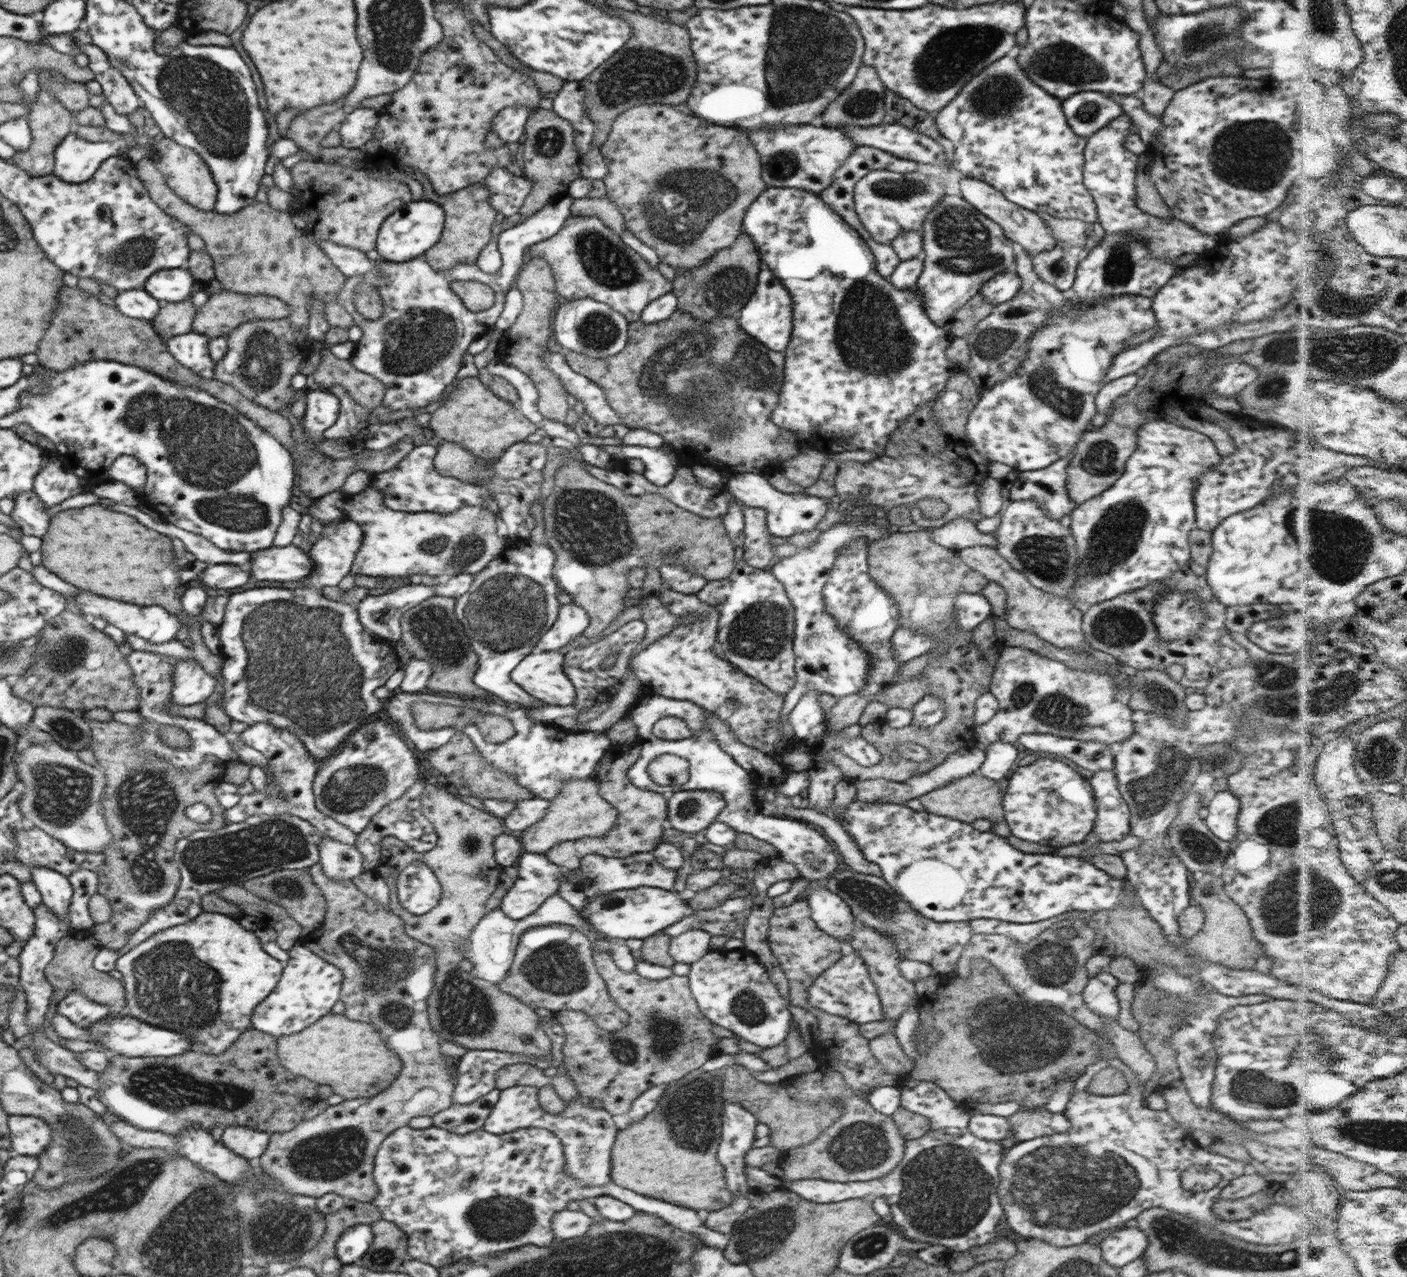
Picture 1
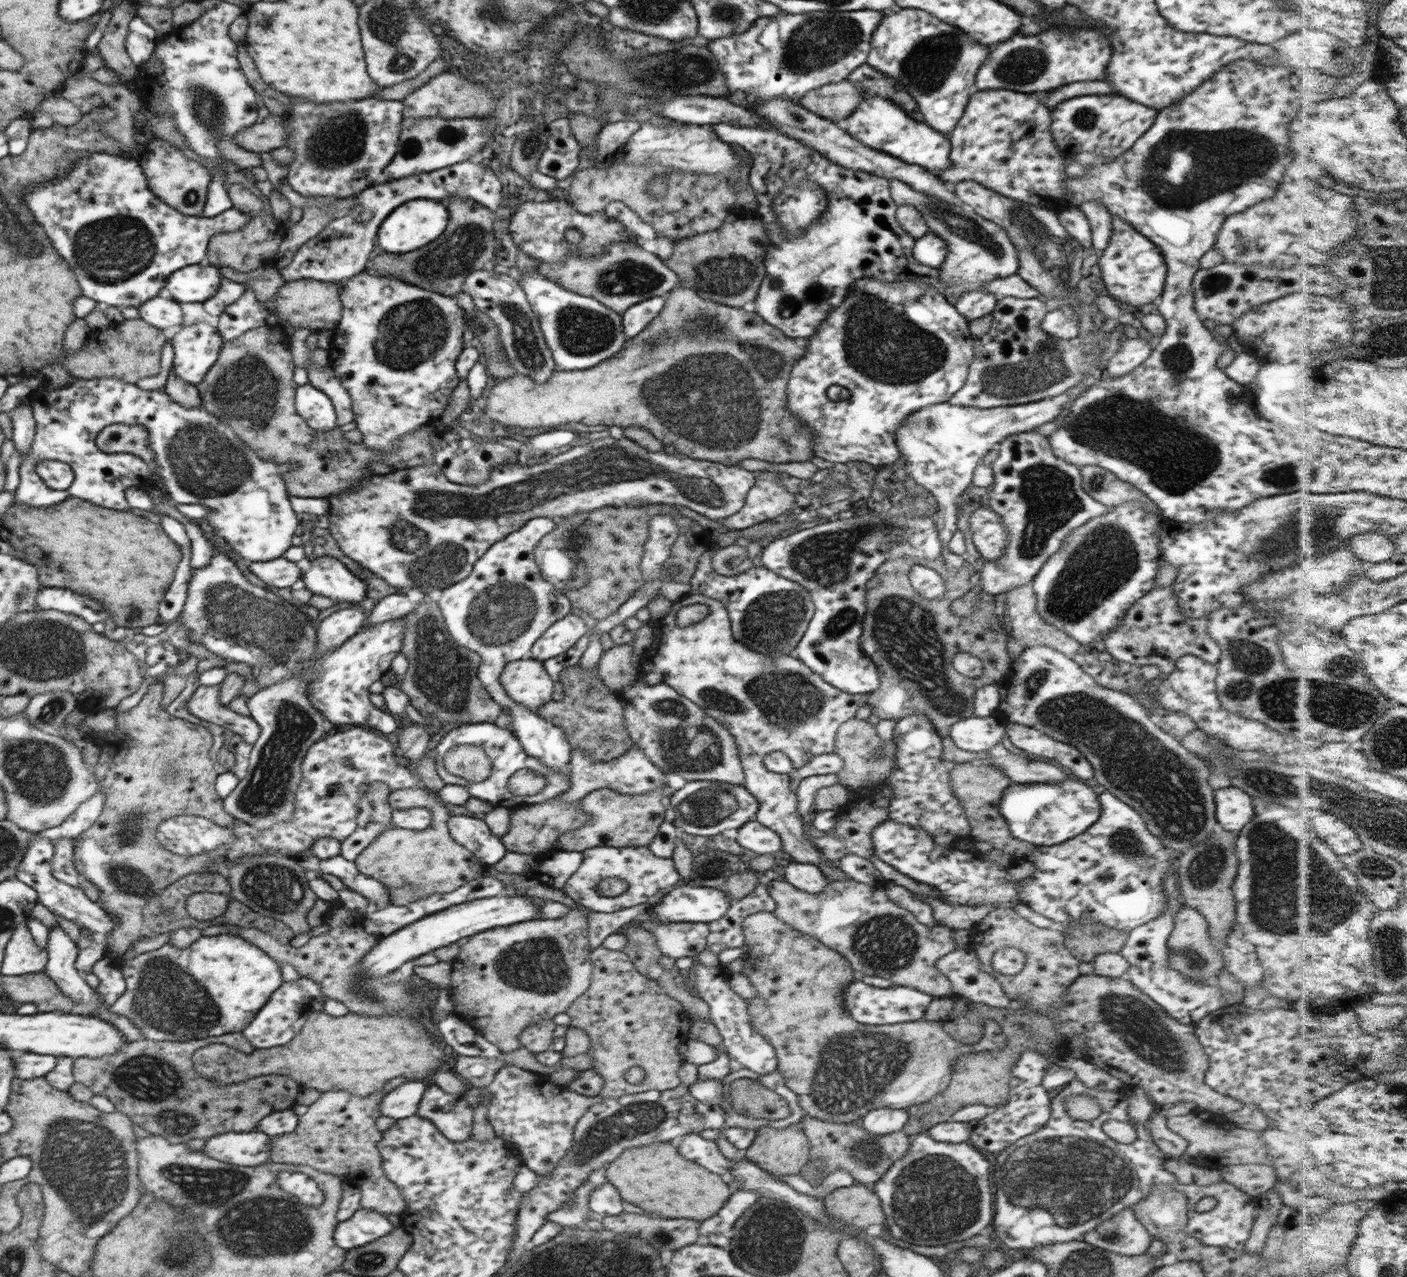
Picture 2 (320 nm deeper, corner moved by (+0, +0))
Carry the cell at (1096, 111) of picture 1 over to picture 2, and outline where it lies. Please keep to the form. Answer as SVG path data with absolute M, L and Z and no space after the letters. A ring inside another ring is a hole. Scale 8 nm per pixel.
M1081 95L1064 100L1050 110L1049 125L1052 142L1066 156L1079 152L1093 152L1097 158L1117 157L1127 151L1133 143L1153 124L1157 111L1133 102L1121 95Z

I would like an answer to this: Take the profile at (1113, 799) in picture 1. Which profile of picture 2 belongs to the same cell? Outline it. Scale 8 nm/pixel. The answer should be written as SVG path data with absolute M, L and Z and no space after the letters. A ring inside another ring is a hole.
M1107 792L1099 794L1098 801L1100 813L1089 829L1061 844L1033 847L1031 854L1016 859L1033 864L1033 874L1018 882L1019 899L1033 912L1052 922L1066 925L1090 918L1093 922L1100 922L1127 934L1132 928L1157 918L1167 909L1161 879L1167 875L1172 855L1147 831L1140 814L1132 807Z

